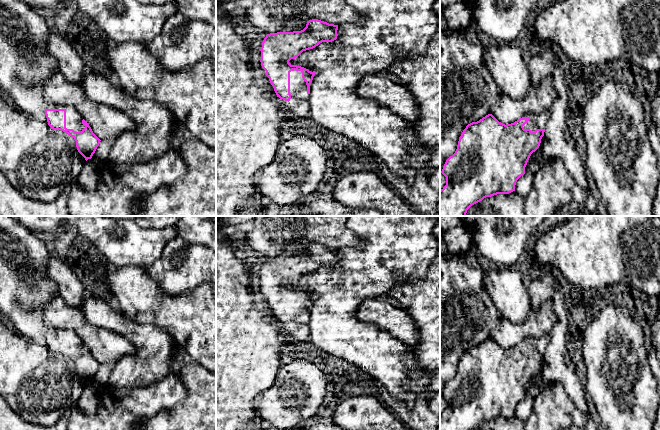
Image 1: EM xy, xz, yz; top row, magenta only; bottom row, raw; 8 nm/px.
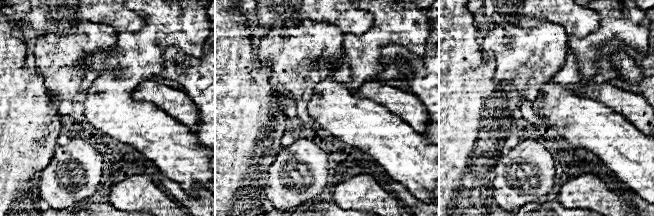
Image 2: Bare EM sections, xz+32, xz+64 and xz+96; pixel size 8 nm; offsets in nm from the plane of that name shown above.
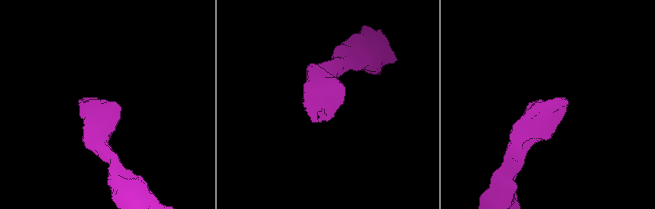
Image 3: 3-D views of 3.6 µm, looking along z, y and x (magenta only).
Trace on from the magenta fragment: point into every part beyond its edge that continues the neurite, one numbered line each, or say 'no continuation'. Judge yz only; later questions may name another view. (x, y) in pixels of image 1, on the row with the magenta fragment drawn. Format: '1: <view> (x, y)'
1: yz (537, 121)

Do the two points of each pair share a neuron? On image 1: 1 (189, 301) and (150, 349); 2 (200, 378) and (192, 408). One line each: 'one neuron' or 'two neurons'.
1: two neurons
2: one neuron

